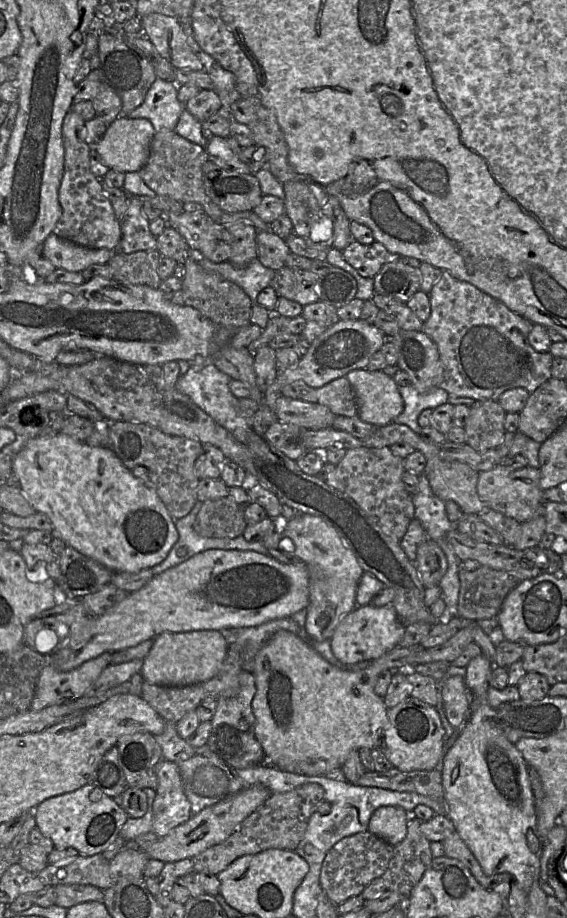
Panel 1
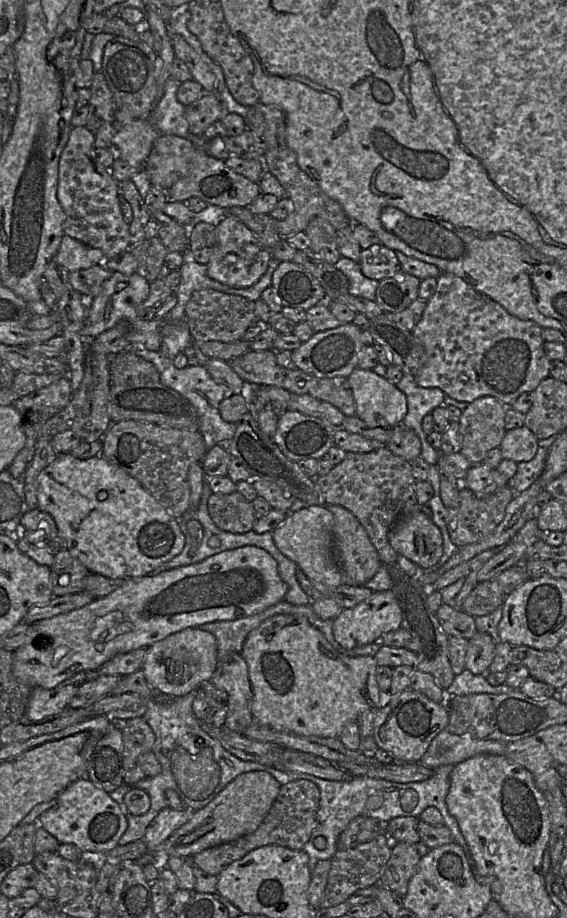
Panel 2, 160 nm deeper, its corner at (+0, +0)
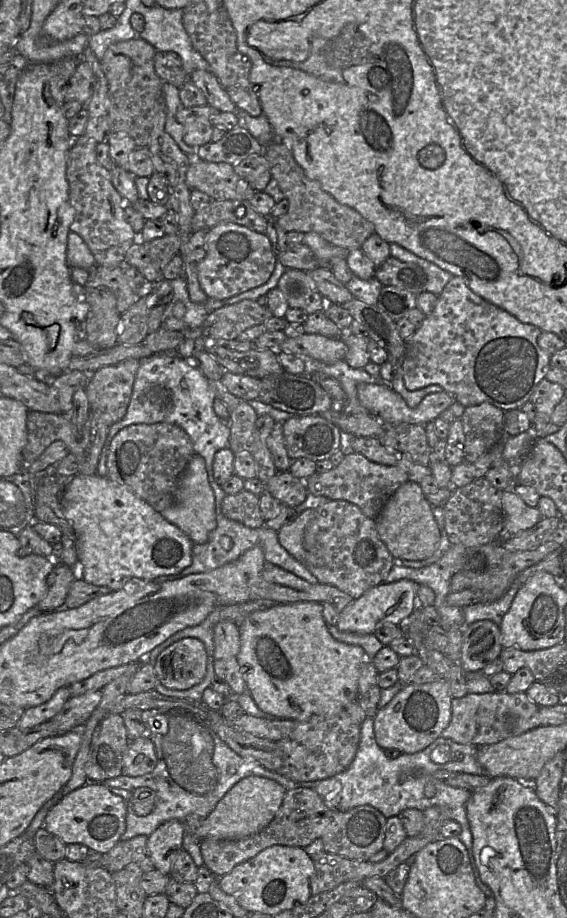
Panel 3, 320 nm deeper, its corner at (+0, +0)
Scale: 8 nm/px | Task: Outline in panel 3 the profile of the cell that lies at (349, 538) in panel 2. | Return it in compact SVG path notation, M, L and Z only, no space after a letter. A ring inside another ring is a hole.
M329 500L315 510L315 517L304 531L303 547L304 565L318 582L334 586L353 599L385 582L395 565L395 558L380 539L375 520L368 518L358 506L344 500Z

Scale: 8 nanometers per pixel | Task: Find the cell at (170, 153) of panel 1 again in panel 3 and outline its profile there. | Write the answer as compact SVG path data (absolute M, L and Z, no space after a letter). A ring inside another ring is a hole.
M274 138L264 146L264 156L269 162L271 178L276 180L289 202L287 213L275 219L285 232L315 232L329 243L346 250L361 248L364 241L375 233L371 222L351 207L338 203L319 183L309 179L280 140Z

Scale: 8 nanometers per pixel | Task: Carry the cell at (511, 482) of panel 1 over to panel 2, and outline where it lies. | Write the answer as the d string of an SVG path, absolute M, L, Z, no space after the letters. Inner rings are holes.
M484 463L471 466L461 481L462 487L474 492L478 497L485 497L497 488L508 485L509 480L503 477L496 468Z

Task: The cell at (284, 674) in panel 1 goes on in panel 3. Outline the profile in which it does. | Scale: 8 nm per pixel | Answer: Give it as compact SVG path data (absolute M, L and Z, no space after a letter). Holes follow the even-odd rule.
M278 603L268 609L250 613L238 629L240 649L237 661L247 685L247 692L258 708L268 716L307 721L316 715L342 711L356 700L361 666L368 655L362 647L341 642L331 635L323 617L322 603Z

